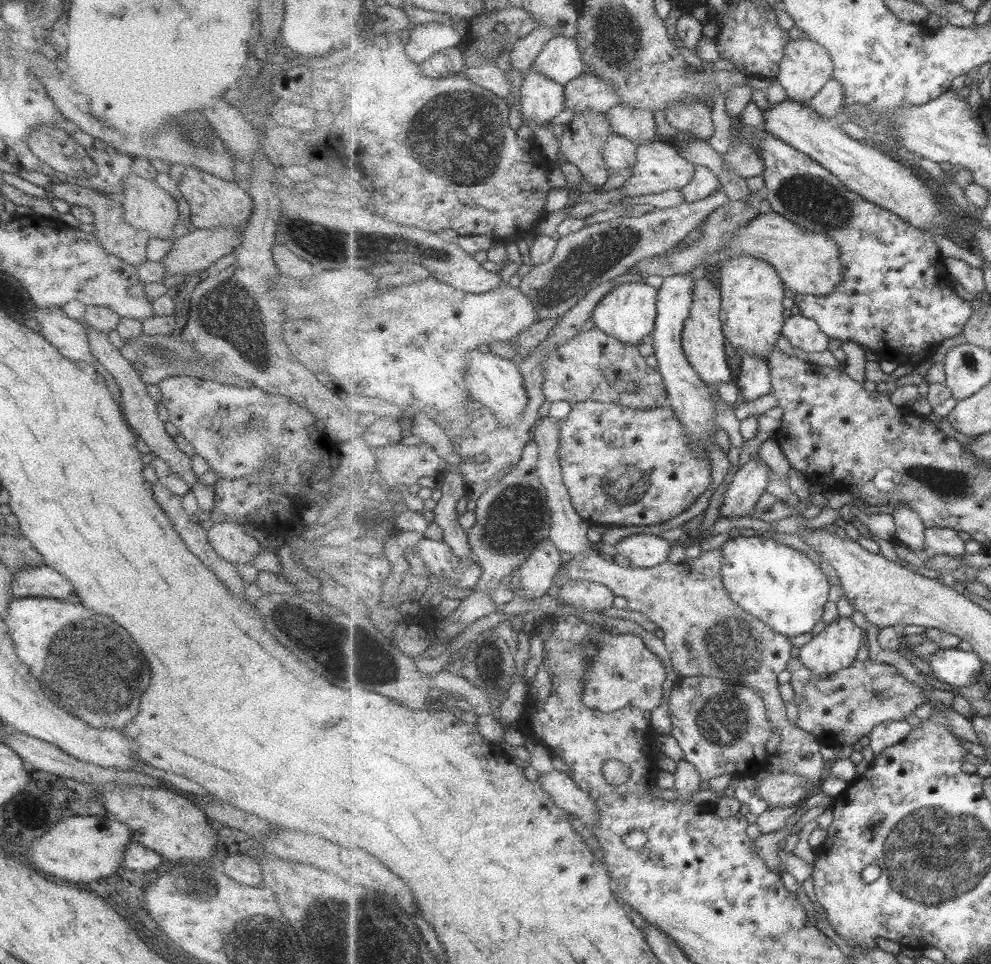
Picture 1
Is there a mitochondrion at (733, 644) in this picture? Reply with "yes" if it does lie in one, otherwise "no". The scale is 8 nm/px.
yes

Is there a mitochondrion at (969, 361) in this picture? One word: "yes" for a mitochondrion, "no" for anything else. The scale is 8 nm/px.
yes

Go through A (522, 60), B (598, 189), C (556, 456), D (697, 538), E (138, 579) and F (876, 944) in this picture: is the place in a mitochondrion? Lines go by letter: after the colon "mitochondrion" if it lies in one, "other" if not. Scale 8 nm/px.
A: other
B: other
C: other
D: other
E: other
F: other

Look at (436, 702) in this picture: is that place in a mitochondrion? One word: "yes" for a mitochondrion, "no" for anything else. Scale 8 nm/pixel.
no

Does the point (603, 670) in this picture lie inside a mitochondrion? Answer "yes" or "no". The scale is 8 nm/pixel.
yes

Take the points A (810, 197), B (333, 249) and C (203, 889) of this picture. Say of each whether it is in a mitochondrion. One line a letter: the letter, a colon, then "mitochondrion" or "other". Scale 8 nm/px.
A: mitochondrion
B: mitochondrion
C: mitochondrion

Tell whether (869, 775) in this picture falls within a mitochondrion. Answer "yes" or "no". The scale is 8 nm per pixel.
no

